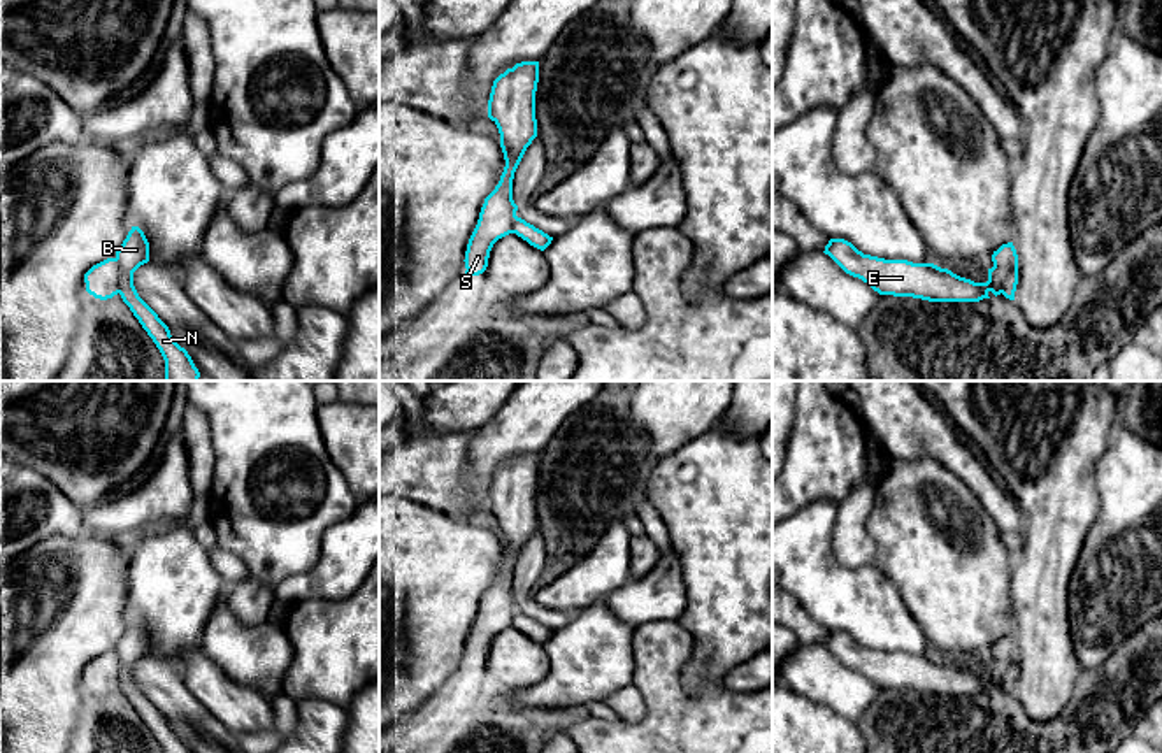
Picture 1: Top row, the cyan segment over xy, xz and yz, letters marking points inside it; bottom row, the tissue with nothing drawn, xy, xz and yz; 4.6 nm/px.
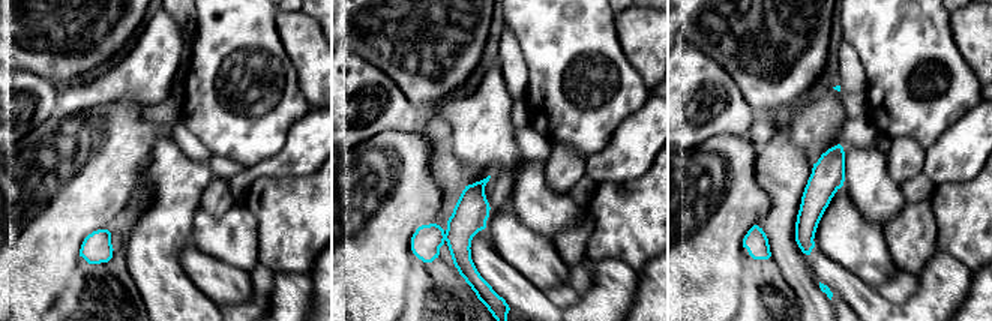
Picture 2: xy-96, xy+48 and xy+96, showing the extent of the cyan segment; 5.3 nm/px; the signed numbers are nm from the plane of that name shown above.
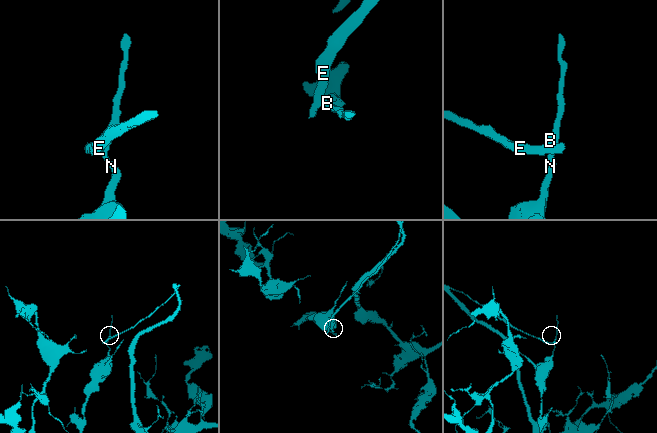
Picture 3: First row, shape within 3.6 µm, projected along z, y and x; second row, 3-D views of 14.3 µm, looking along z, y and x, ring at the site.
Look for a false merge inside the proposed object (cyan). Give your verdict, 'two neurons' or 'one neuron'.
two neurons

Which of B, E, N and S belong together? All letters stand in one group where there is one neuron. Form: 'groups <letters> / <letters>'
groups B N / E S

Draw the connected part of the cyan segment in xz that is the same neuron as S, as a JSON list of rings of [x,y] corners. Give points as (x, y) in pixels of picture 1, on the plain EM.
[[[521,455],[500,467],[491,479],[488,511],[497,518],[506,560],[495,583],[484,592],[465,644],[465,667],[488,660],[493,637],[513,627],[518,599],[513,593],[514,565],[537,530],[535,484],[539,455]]]

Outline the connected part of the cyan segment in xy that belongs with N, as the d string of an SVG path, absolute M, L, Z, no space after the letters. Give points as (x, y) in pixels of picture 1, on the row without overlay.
M132 620L126 632L116 644L116 653L121 665L119 688L147 728L153 732L163 753L191 753L188 744L176 735L169 720L139 690L133 679L133 665L149 655L149 635L139 620Z

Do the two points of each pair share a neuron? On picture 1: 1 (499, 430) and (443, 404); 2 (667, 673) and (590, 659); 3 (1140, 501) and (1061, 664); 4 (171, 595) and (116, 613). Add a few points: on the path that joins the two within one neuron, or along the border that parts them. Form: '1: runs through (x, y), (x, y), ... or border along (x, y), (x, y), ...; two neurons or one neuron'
1: border along (508, 399), (473, 432); two neurons
2: border along (634, 629), (634, 674), (631, 683); two neurons
3: border along (1068, 599), (1069, 639), (1082, 667); two neurons
4: border along (129, 567), (129, 611), (134, 618); two neurons

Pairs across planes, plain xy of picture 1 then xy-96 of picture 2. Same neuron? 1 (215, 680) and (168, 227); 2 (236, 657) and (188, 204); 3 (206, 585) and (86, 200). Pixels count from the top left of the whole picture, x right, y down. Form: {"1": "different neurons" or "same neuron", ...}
{"1": "different neurons", "2": "different neurons", "3": "different neurons"}

